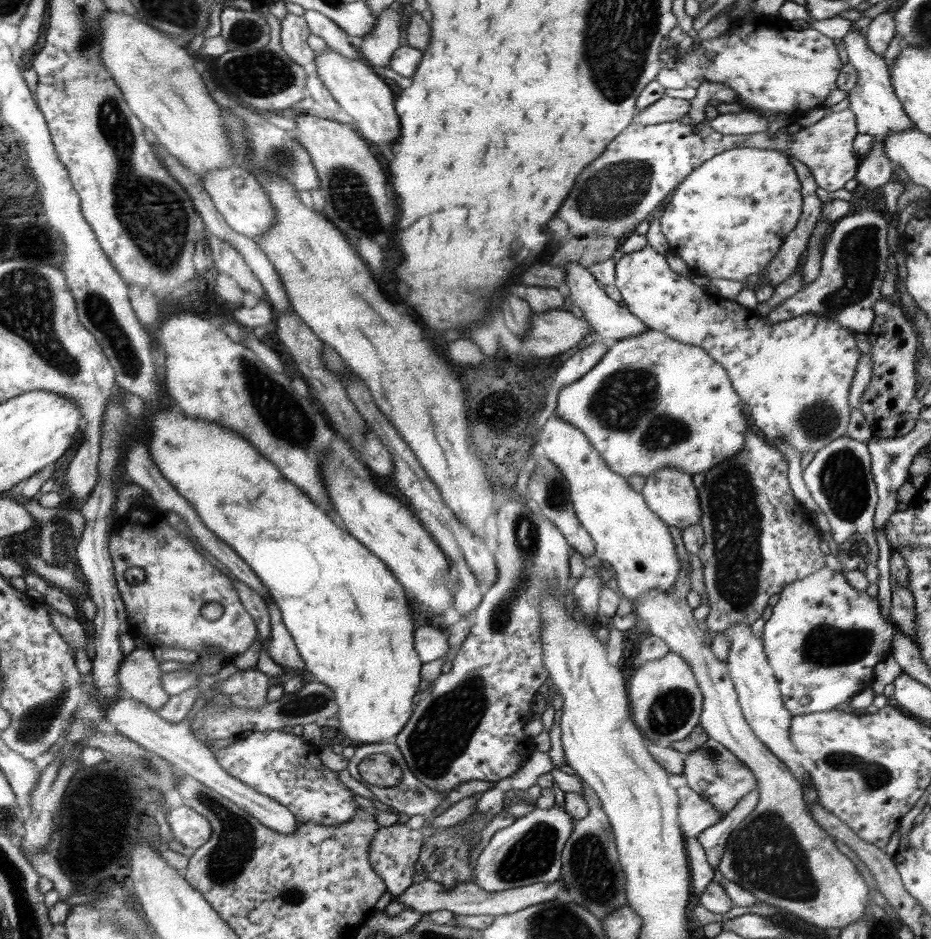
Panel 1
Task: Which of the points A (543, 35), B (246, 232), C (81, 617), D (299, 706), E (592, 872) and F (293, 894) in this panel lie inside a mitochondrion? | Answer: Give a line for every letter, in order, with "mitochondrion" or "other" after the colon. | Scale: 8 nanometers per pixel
A: other
B: other
C: other
D: mitochondrion
E: mitochondrion
F: mitochondrion

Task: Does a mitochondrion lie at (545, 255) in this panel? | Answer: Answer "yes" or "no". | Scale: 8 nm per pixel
no

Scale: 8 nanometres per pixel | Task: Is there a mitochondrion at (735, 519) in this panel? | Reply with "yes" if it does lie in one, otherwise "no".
yes

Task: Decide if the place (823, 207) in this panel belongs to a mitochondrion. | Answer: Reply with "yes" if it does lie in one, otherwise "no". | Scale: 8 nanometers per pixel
no

